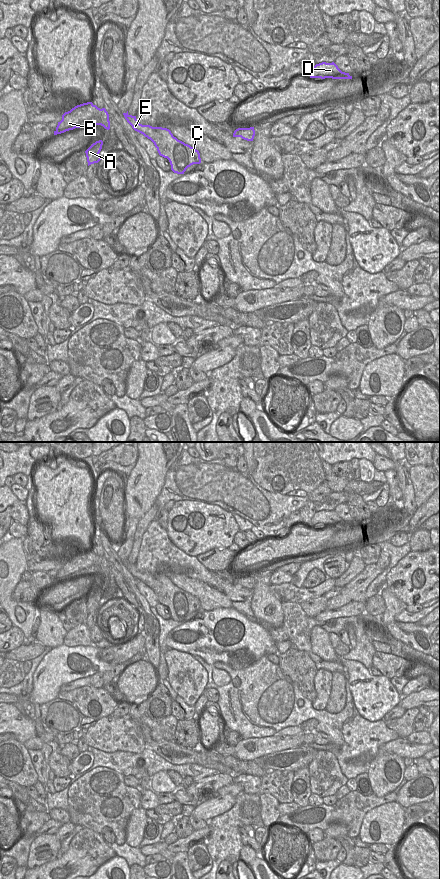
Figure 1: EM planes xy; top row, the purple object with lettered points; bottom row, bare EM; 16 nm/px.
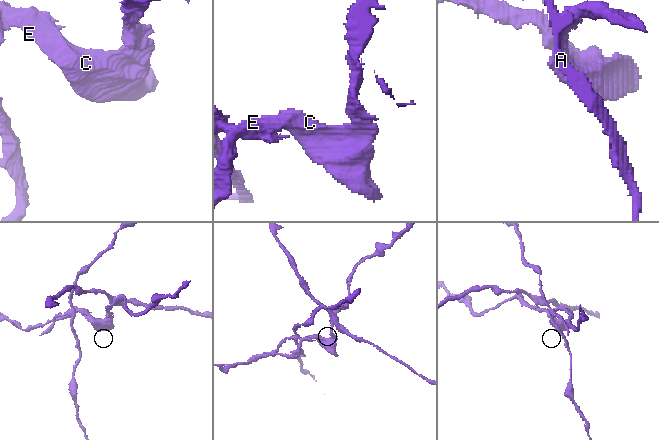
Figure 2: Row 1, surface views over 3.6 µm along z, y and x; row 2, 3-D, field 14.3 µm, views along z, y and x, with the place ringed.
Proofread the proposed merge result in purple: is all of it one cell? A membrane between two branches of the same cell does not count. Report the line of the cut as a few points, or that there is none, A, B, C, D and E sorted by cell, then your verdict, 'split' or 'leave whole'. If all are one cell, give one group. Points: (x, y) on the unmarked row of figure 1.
cut xy (101, 557), (101, 570), (99, 572); groups A / B C D E; split

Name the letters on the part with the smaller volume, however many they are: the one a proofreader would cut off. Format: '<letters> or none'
A

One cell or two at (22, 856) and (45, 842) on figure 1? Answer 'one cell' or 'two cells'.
two cells

